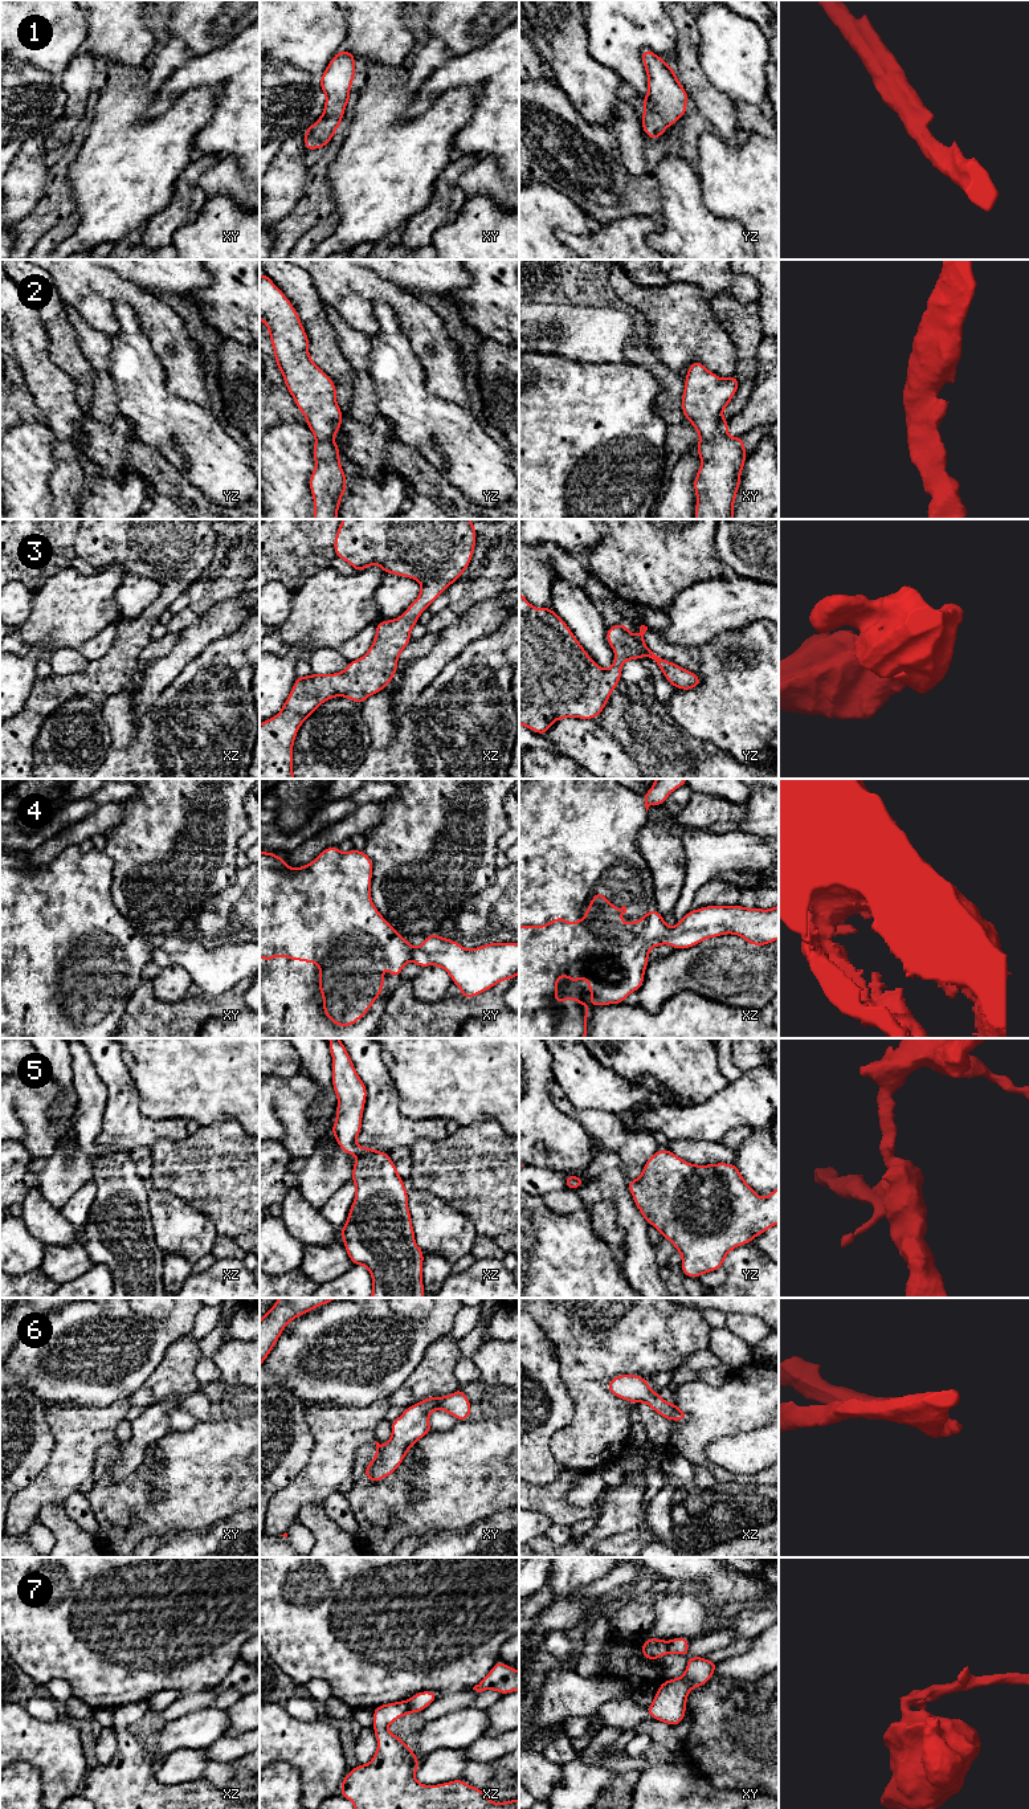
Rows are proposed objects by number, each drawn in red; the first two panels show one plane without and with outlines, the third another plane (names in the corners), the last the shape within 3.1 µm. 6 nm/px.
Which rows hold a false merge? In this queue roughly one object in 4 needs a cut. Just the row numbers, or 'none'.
7

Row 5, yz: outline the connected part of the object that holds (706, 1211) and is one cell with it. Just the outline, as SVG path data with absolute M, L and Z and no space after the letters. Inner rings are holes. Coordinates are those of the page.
M660 1148L648 1159L641 1176L628 1180L628 1188L648 1225L657 1228L682 1254L685 1277L699 1278L720 1269L732 1249L779 1224L779 1187L760 1198L735 1164L691 1164Z

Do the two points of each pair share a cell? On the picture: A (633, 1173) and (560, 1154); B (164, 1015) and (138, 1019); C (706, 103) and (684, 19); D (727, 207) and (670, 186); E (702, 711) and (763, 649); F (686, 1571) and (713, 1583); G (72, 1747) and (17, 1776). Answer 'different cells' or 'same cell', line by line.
A: different cells
B: same cell
C: same cell
D: different cells
E: same cell
F: same cell
G: different cells

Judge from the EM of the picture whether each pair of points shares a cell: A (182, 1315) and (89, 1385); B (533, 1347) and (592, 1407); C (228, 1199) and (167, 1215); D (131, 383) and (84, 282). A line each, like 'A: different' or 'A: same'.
A: same
B: different
C: different
D: different

